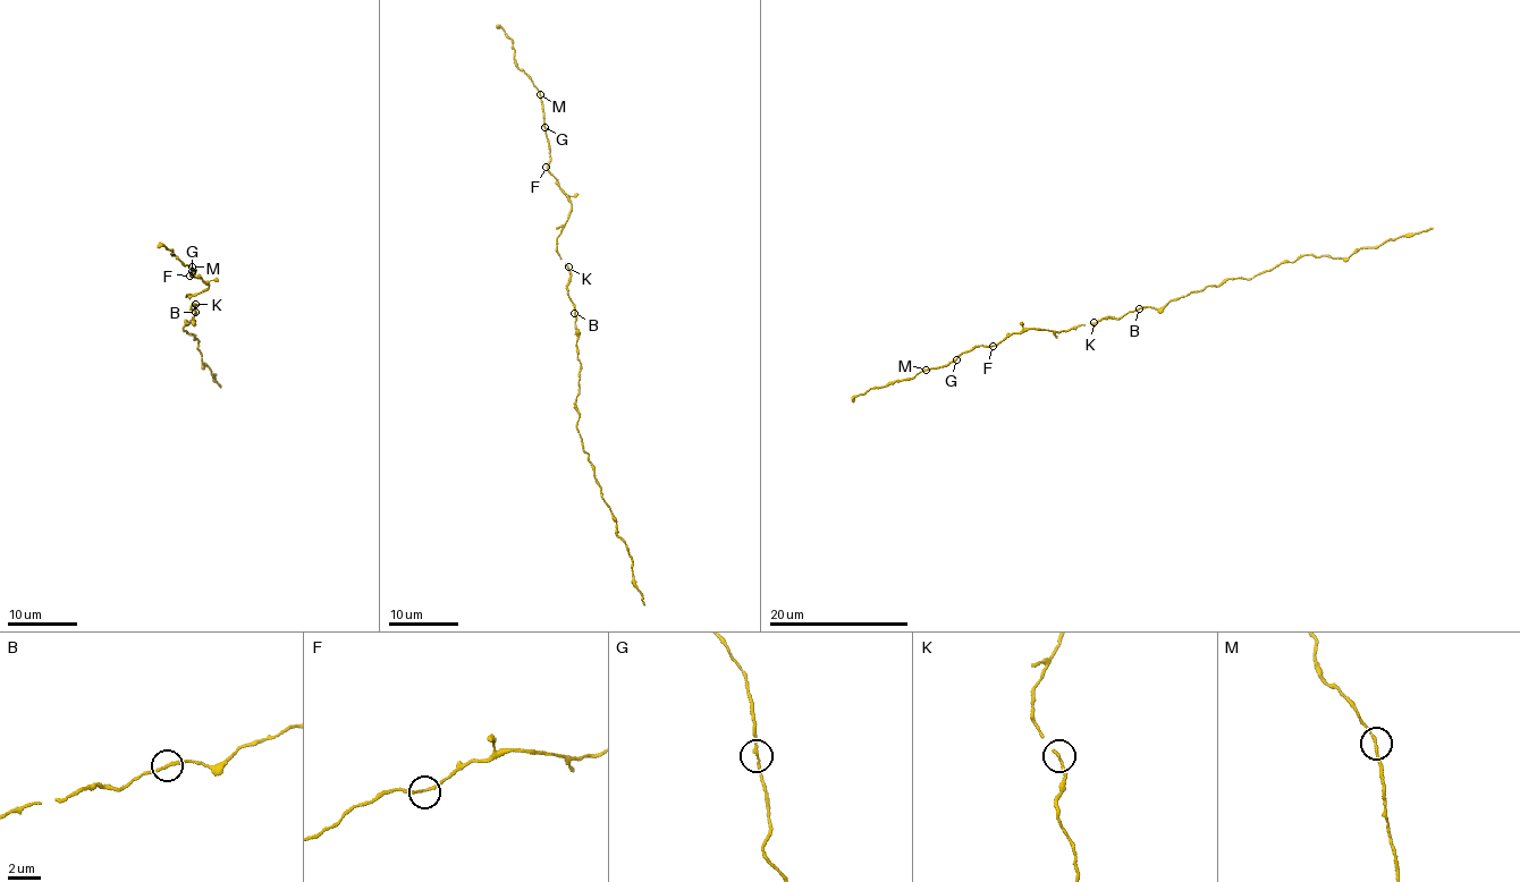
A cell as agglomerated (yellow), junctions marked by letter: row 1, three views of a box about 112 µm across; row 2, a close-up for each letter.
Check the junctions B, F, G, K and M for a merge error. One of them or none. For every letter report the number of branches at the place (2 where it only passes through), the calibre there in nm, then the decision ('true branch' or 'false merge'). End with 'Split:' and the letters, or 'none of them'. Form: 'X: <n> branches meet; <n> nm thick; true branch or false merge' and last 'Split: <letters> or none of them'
B: 2 branches meet; 160 nm thick; true branch
F: 2 branches meet; 150 nm thick; true branch
G: 2 branches meet; 160 nm thick; true branch
K: 2 branches meet; 130 nm thick; true branch
M: 2 branches meet; 150 nm thick; true branch
Split: none of them

